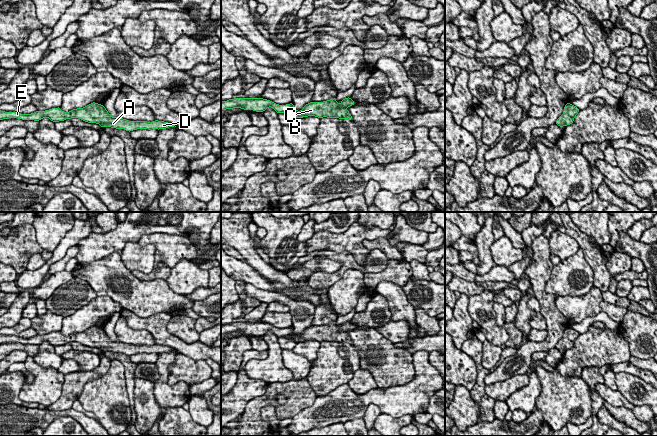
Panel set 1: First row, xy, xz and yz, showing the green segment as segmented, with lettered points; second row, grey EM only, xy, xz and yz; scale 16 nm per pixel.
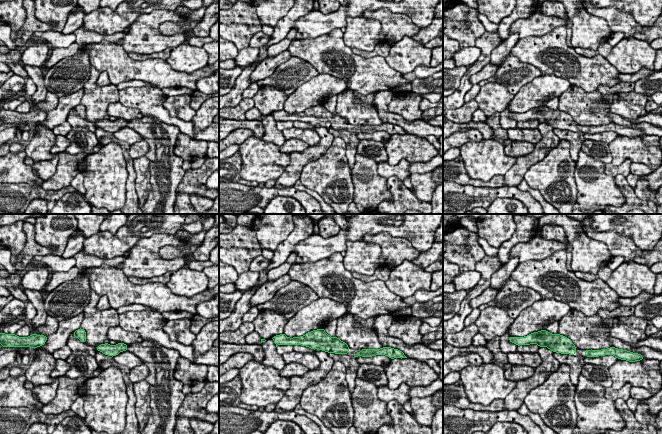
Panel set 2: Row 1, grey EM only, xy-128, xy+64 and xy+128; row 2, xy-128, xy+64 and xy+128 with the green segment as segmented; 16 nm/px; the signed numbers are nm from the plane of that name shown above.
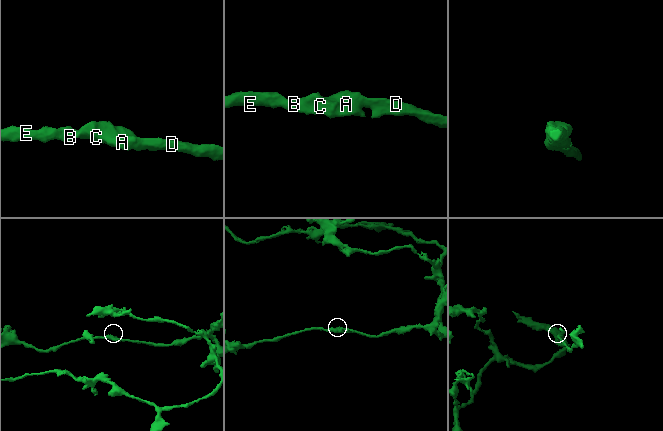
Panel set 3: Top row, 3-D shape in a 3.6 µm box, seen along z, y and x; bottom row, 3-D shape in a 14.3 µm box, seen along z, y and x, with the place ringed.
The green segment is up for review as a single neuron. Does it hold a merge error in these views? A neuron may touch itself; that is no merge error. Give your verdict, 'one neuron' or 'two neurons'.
one neuron

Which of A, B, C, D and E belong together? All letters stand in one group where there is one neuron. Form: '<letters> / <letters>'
A B C D E

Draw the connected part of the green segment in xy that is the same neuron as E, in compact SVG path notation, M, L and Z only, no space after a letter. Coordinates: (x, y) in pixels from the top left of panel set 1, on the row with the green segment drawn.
M92 102L83 108L77 108L70 110L69 112L64 112L60 107L51 108L45 111L36 111L31 114L21 114L20 112L5 112L0 110L0 120L17 118L22 120L34 120L40 121L43 118L49 118L51 121L59 122L71 118L79 118L88 123L96 123L101 127L111 127L116 129L124 129L128 132L137 129L167 129L169 127L174 127L175 125L169 122L154 120L152 122L147 121L129 121L123 118L112 117L106 108L96 102Z

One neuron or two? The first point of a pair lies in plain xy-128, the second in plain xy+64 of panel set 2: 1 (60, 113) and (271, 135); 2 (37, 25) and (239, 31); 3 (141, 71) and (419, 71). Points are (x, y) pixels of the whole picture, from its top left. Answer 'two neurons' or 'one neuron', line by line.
1: two neurons
2: one neuron
3: two neurons

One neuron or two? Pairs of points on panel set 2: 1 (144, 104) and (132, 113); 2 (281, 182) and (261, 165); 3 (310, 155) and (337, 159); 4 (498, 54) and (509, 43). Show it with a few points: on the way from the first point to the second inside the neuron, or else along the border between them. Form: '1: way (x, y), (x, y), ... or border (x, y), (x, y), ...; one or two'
1: border (118, 101), (125, 106), (137, 108), (143, 115); two
2: border (290, 159), (290, 162), (276, 180); two
3: border (334, 138), (331, 146), (301, 171); two
4: way (501, 51), (506, 46); one

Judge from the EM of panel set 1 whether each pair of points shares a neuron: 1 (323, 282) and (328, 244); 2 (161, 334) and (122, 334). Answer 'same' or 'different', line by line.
1: different
2: different

